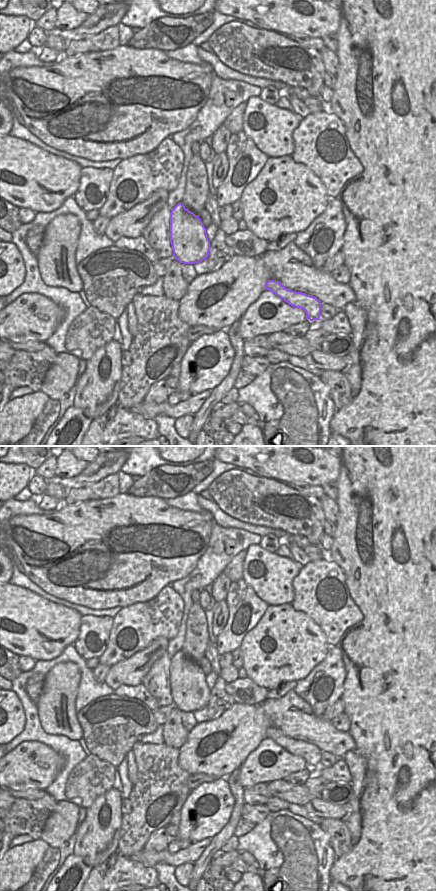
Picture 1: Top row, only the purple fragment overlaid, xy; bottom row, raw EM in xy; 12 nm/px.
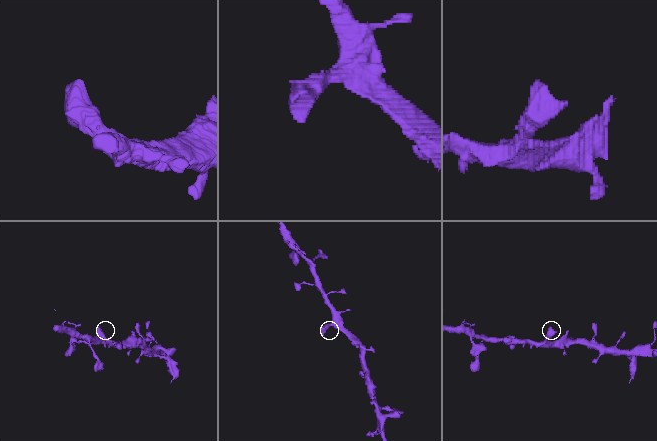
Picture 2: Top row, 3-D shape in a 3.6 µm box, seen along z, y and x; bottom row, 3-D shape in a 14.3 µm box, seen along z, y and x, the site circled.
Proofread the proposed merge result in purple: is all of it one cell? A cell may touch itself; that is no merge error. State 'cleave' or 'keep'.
keep

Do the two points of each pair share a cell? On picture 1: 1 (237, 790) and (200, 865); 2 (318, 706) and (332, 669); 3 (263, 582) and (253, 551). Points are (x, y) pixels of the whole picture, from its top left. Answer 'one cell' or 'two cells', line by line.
1: one cell
2: one cell
3: one cell

